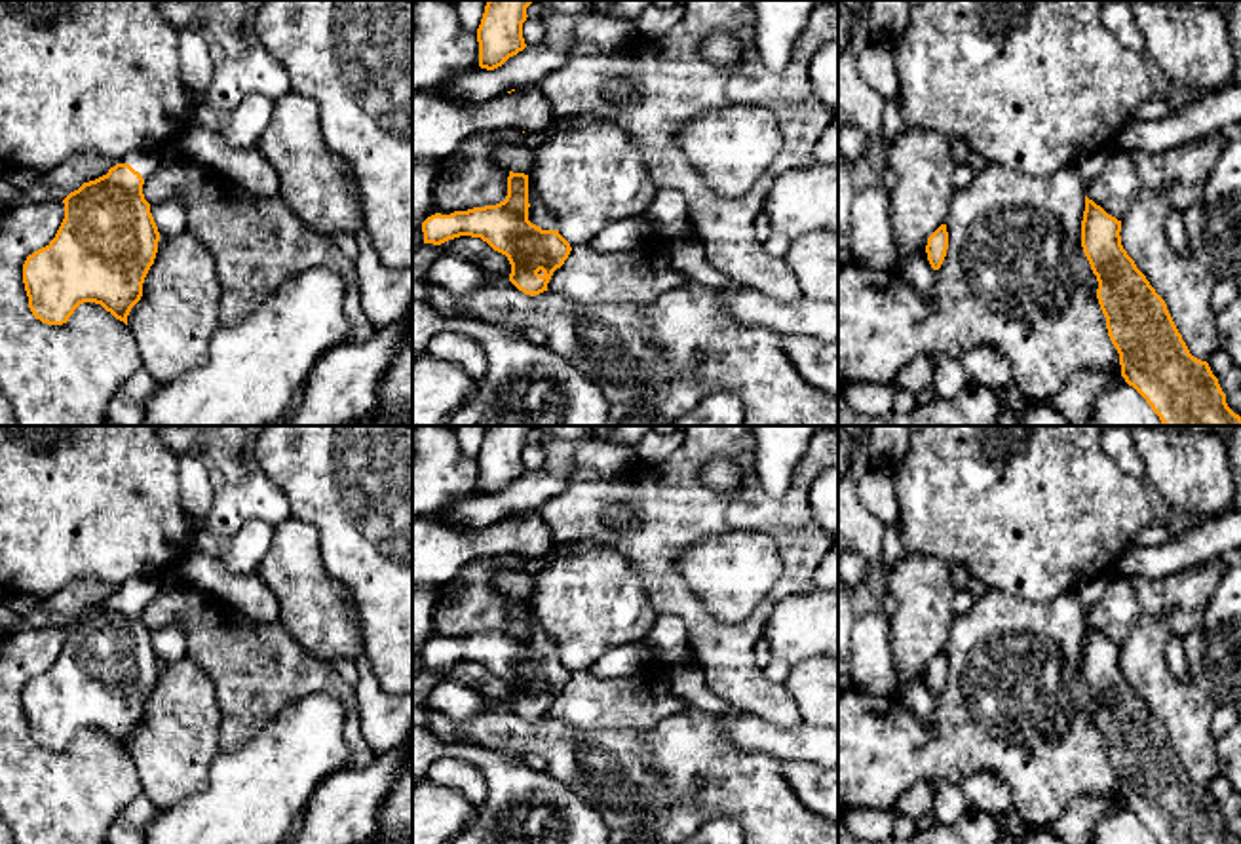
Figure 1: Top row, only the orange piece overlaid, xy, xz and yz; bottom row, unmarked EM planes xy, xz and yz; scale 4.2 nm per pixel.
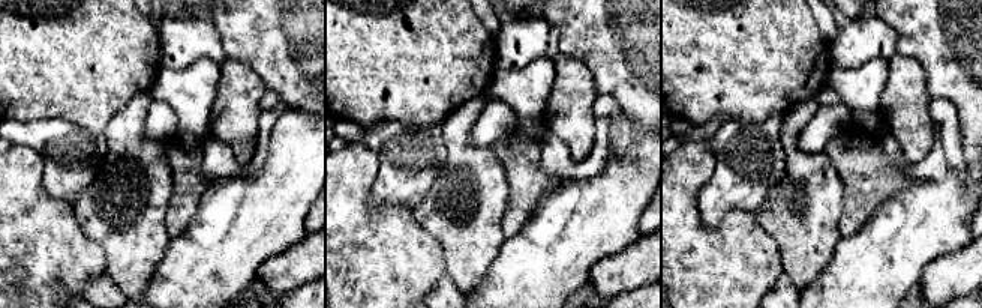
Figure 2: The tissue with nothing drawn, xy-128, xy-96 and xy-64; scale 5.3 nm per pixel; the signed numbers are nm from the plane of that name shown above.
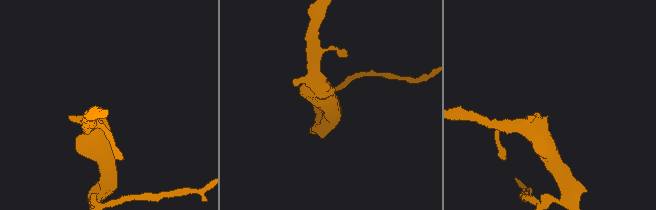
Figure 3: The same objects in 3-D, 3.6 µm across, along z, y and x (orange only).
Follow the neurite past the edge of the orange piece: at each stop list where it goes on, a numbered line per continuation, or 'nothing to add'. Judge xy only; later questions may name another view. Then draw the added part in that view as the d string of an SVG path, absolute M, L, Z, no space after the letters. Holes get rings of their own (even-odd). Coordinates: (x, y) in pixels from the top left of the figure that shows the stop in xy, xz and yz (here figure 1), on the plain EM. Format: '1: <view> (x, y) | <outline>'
1: xy (143, 588) | M129 578L125 580L120 589L129 589L141 603L146 606L162 589L162 580L150 578Z

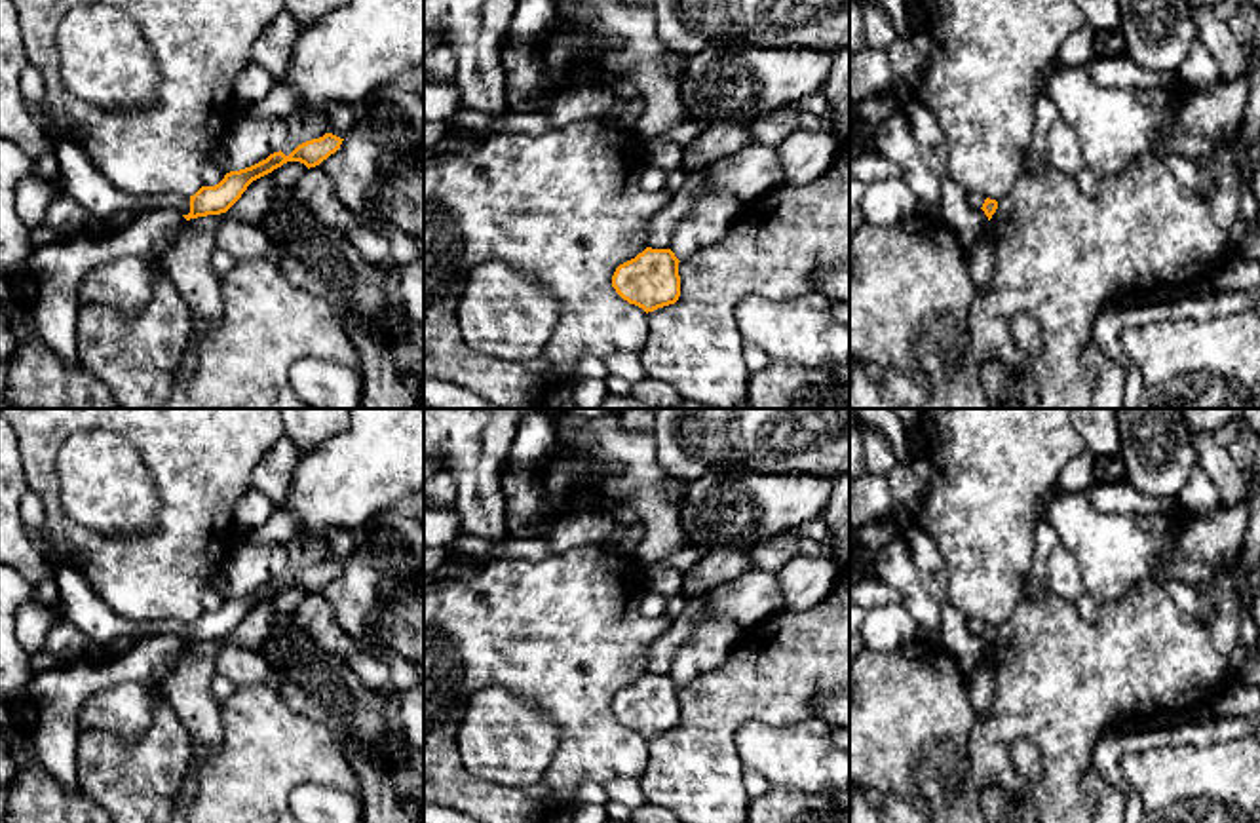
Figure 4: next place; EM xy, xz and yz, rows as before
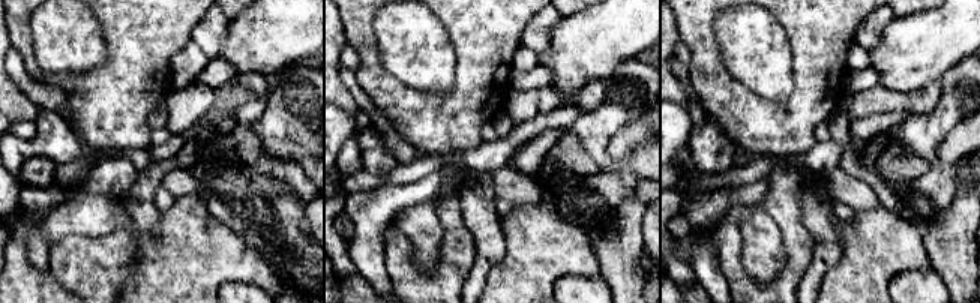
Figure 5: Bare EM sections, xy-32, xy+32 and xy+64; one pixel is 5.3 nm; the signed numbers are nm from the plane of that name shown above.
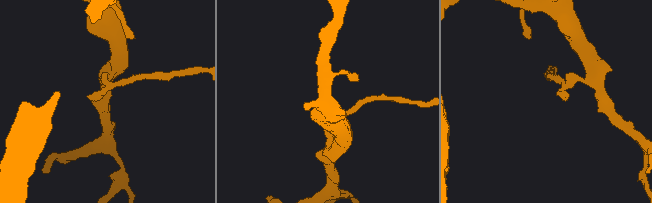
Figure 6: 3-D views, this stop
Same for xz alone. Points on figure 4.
nothing to add

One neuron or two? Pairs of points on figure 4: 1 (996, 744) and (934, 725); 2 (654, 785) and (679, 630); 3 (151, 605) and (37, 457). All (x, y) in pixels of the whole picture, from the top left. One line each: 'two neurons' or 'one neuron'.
1: two neurons
2: two neurons
3: one neuron

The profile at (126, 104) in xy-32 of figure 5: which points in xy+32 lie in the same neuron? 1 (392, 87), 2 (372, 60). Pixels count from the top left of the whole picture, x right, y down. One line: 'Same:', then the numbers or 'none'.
Same: 1, 2

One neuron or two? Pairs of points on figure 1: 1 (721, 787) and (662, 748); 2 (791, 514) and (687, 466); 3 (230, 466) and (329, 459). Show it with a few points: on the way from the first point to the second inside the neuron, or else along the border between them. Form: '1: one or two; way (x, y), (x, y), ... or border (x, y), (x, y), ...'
1: one; way (706, 776), (687, 772), (677, 763)
2: one; way (761, 512), (717, 512), (702, 497)
3: two; border (253, 445), (248, 459)

